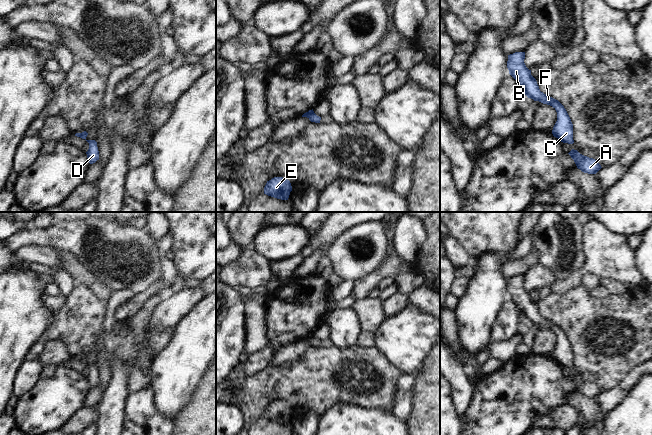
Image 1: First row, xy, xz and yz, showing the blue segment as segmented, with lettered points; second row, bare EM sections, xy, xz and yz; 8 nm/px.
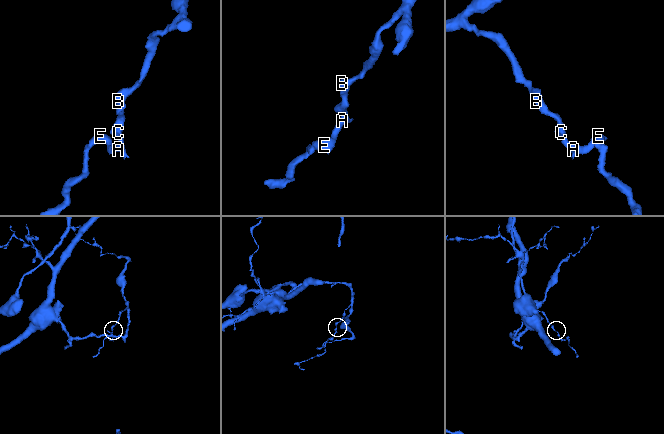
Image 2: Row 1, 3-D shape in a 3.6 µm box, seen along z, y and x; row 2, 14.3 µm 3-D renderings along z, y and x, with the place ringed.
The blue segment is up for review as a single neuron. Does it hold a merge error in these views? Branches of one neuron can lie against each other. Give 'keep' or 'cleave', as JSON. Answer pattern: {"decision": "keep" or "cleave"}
{"decision": "keep"}

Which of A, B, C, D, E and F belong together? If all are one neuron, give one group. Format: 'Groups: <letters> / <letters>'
Groups: A B C D E F.

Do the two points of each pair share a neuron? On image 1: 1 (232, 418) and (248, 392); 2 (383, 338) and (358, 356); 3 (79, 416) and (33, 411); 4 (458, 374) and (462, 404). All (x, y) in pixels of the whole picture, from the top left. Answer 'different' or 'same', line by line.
1: different
2: different
3: different
4: same

